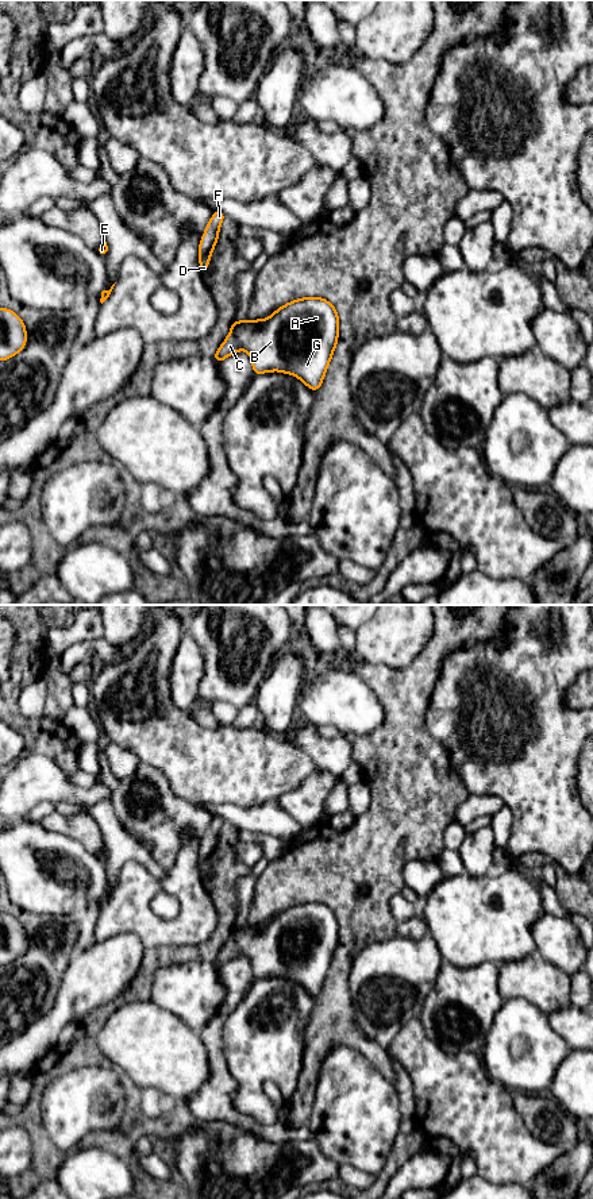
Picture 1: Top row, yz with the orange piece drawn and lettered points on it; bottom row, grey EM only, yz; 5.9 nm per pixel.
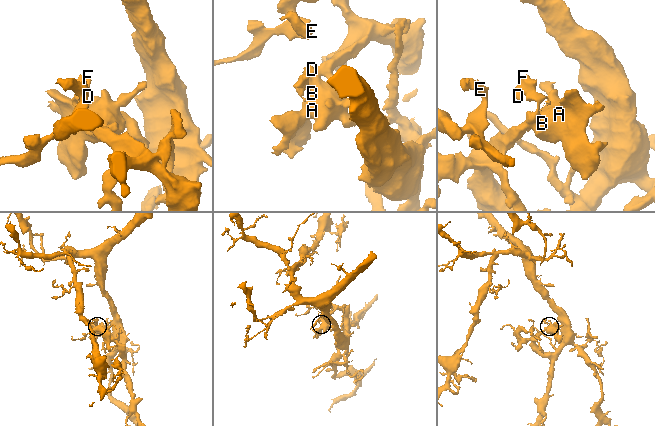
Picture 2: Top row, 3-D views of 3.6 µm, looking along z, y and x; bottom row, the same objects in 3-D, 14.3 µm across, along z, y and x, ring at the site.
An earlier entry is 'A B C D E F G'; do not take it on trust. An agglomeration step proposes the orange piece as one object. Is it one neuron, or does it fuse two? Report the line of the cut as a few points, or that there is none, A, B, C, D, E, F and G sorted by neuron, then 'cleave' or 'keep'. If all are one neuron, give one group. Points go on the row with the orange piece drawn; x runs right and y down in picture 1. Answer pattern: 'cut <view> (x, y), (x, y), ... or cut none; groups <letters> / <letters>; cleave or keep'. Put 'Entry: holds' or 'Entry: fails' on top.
Entry: fails
cut yz (264, 320), (253, 322); groups A B C E G / D F; cleave

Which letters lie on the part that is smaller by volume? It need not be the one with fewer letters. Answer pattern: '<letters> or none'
D, F

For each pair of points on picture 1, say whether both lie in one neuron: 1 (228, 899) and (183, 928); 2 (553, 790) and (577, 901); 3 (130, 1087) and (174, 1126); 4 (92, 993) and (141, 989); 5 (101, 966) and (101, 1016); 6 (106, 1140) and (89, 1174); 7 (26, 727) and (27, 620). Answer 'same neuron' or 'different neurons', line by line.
1: different neurons
2: different neurons
3: same neuron
4: different neurons
5: different neurons
6: different neurons
7: same neuron

